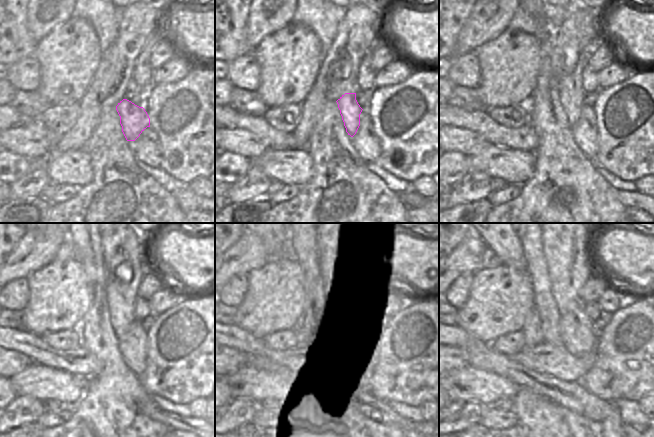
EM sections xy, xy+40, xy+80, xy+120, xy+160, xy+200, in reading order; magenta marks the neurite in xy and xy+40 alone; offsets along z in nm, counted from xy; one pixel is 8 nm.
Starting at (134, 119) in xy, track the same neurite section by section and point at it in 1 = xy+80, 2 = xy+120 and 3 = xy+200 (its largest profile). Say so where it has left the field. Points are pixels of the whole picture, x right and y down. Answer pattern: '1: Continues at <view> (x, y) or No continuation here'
1: Continues at xy+80 (571, 93)
2: Continues at xy+120 (121, 289)
3: Continues at xy+200 (565, 243)

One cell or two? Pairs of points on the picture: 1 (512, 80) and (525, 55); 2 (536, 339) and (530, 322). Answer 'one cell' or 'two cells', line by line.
1: one cell
2: one cell

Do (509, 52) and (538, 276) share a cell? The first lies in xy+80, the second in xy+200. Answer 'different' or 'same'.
different

